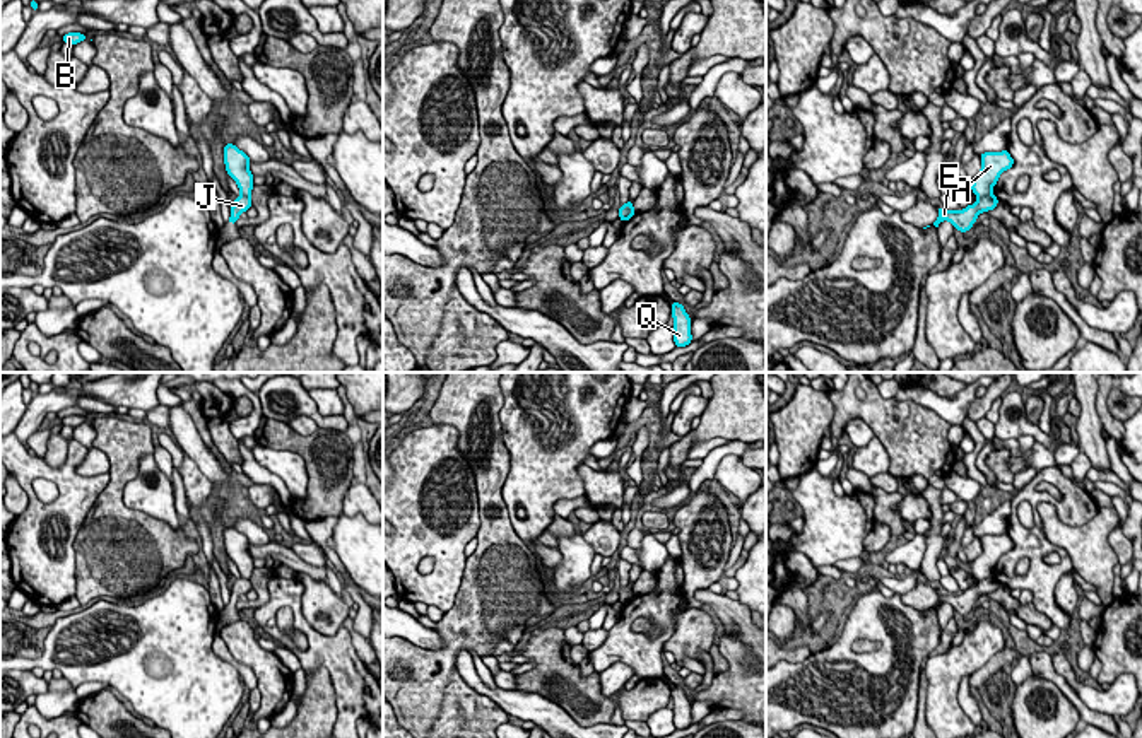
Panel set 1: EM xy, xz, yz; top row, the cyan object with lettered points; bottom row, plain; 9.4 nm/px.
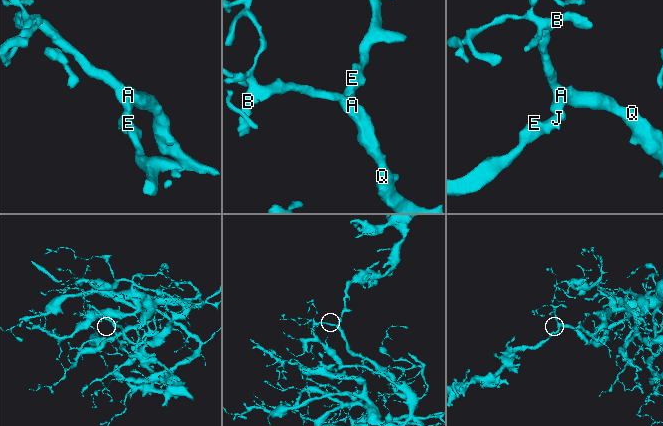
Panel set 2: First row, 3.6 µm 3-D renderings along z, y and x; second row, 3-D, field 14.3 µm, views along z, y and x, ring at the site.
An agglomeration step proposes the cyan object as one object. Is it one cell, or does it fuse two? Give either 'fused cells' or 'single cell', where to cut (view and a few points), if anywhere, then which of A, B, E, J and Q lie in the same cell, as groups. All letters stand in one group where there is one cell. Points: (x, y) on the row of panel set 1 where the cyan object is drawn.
fused cells; cut in yz along (990, 192), (978, 199); A B Q / E J

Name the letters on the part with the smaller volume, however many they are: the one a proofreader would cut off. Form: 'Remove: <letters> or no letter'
Remove: E, J

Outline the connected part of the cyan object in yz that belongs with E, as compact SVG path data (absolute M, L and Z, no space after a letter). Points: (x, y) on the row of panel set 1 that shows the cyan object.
M990 193L986 196L978 198L976 203L968 205L962 210L954 212L954 210L947 210L947 208L940 207L937 210L939 217L932 226L935 229L939 229L939 224L942 220L949 220L957 231L968 232L981 212L993 210L997 205L998 205L998 198L993 193Z

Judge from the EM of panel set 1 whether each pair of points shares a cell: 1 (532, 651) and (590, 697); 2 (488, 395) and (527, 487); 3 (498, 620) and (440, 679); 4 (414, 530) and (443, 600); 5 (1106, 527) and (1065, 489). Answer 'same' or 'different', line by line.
1: same
2: different
3: same
4: same
5: different

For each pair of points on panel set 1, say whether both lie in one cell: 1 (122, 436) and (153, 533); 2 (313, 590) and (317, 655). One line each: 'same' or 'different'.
1: same
2: different

